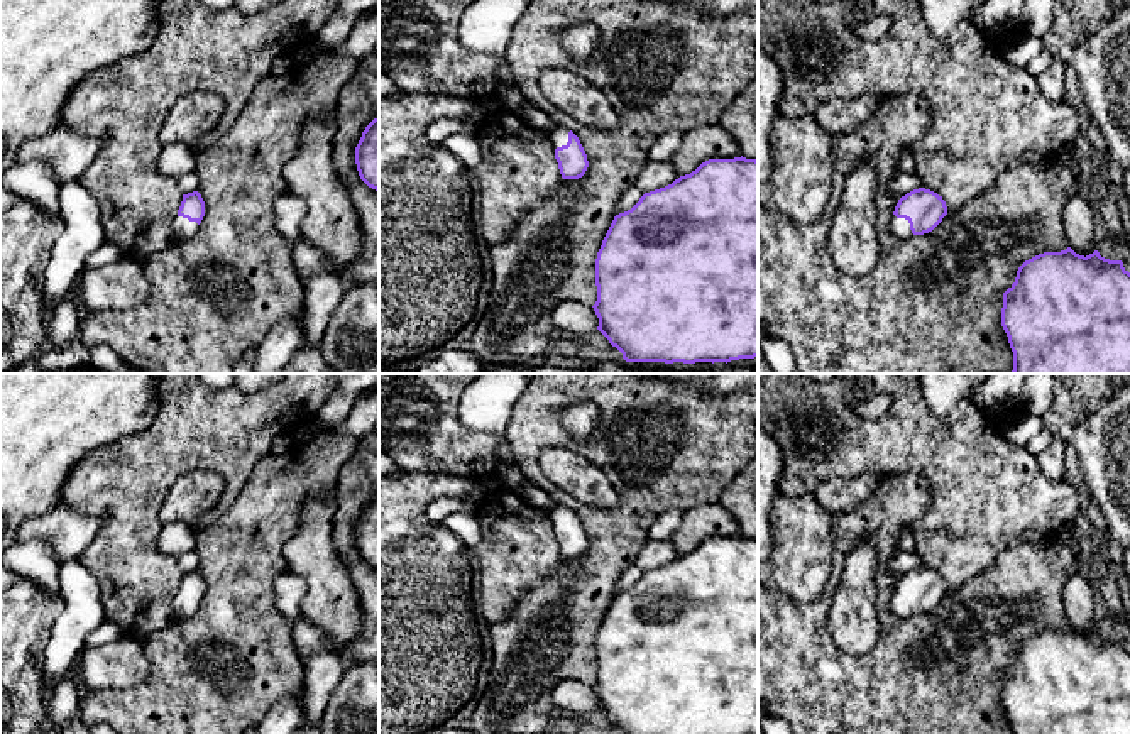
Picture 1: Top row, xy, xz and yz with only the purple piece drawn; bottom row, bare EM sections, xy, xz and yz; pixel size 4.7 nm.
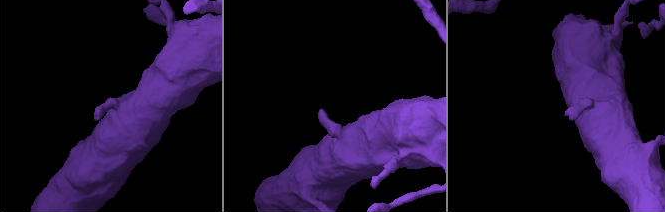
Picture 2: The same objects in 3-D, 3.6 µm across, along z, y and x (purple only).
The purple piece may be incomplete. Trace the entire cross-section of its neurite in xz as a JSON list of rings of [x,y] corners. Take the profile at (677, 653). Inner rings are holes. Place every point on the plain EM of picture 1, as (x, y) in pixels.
[[[709,538],[614,595],[595,638],[597,709],[623,734],[758,734],[758,540]]]

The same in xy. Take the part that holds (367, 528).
[[[379,494],[362,511],[355,526],[355,543],[360,558],[379,570]]]

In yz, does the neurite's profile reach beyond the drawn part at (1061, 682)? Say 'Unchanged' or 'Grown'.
Unchanged

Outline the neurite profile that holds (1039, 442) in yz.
[[[1044,428],[1027,441],[1025,450],[1030,455],[1037,457],[1052,443],[1054,438],[1056,436],[1049,430]]]

